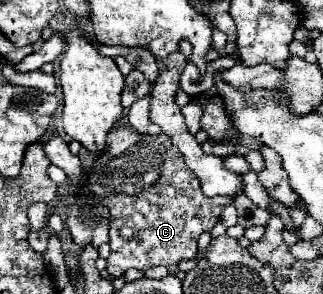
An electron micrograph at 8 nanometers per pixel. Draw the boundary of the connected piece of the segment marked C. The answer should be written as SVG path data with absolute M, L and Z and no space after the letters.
M123 124L109 132L107 144L107 150L95 158L95 164L87 172L85 182L85 192L93 194L101 204L105 204L111 214L111 256L107 258L107 272L113 278L119 278L125 274L127 268L145 270L151 266L173 266L179 260L195 258L197 238L201 236L201 232L213 230L213 226L221 220L223 208L231 204L231 200L227 200L227 196L203 196L197 176L185 166L183 156L165 134L147 136L135 132L129 124Z

